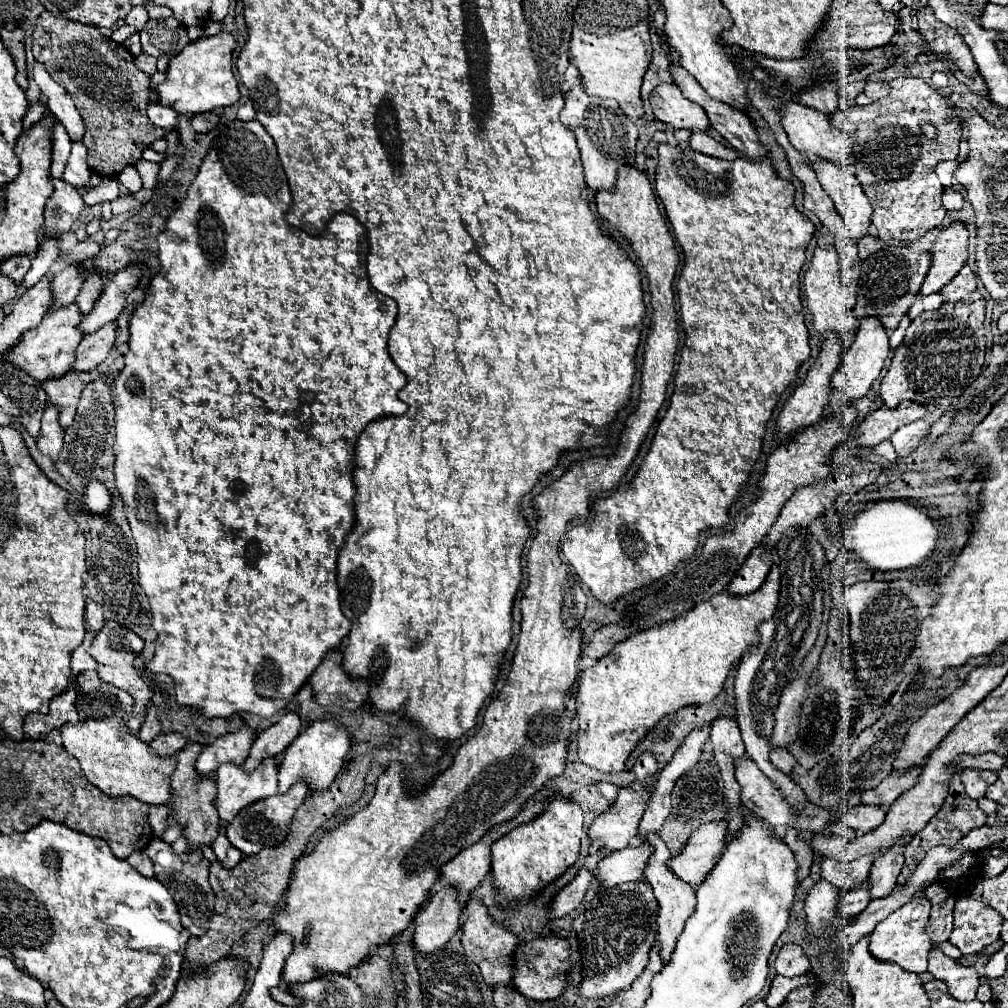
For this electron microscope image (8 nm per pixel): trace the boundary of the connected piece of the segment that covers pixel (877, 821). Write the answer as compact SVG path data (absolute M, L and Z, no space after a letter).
M858 804L844 814L842 822L856 832L870 832L872 828L878 828L884 822L884 816L886 812L882 806L860 806Z

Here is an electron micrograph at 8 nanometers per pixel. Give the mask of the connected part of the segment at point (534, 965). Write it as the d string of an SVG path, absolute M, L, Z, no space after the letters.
M538 938L532 942L518 944L514 952L514 988L536 1002L554 1000L558 998L566 984L568 984L568 972L572 970L570 962L570 944L564 938Z

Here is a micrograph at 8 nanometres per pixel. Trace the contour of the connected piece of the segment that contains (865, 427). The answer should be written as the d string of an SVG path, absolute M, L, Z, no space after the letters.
M910 400L908 402L900 402L896 408L882 406L876 412L868 414L862 420L862 424L856 424L852 434L854 434L858 446L874 448L882 440L888 440L904 424L916 422L916 420L924 418L926 414L928 414L928 410L922 404L910 402Z

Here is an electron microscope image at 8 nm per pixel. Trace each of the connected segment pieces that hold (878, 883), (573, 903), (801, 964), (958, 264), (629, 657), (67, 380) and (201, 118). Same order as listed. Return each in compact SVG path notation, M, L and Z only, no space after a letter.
M890 848L886 854L874 860L868 878L872 900L884 898L892 892L892 888L896 886L896 878L902 870L902 864L904 864L904 856L902 852L898 852L898 848Z
M582 868L578 872L578 876L574 878L574 882L568 884L564 890L560 890L560 894L554 898L552 914L554 916L566 916L572 910L576 910L582 904L582 898L584 898L584 894L592 882L594 882L594 874L590 874L590 870L586 870L586 868Z
M784 944L778 950L774 968L776 968L776 972L780 976L794 978L794 976L802 976L802 974L810 972L810 960L808 960L808 956L804 954L804 950L800 946L796 946L796 944Z
M956 220L948 228L942 228L930 252L932 252L932 266L922 284L922 290L920 290L922 296L940 292L966 264L968 260L966 224Z
M772 568L764 586L748 596L732 596L730 592L724 590L712 596L710 600L696 604L686 616L642 630L630 636L628 640L616 644L614 650L596 664L596 676L592 670L580 676L580 684L574 694L576 704L578 704L578 726L580 726L578 756L580 760L586 766L602 770L602 772L622 772L624 762L630 756L632 748L644 738L644 734L660 718L684 706L706 704L712 698L716 698L722 692L722 686L734 662L740 660L746 648L758 642L758 634L756 634L758 624L764 620L770 620L770 616L776 612L778 590L780 590L780 570Z
M70 370L64 376L60 376L56 380L46 380L42 384L48 398L60 406L60 424L64 428L68 428L74 420L76 406L78 406L78 400L80 400L84 386L98 380L98 378L100 378L98 370L90 370L90 372Z
M204 112L204 114L192 116L192 126L196 132L208 132L216 128L218 122L220 122L220 112Z

